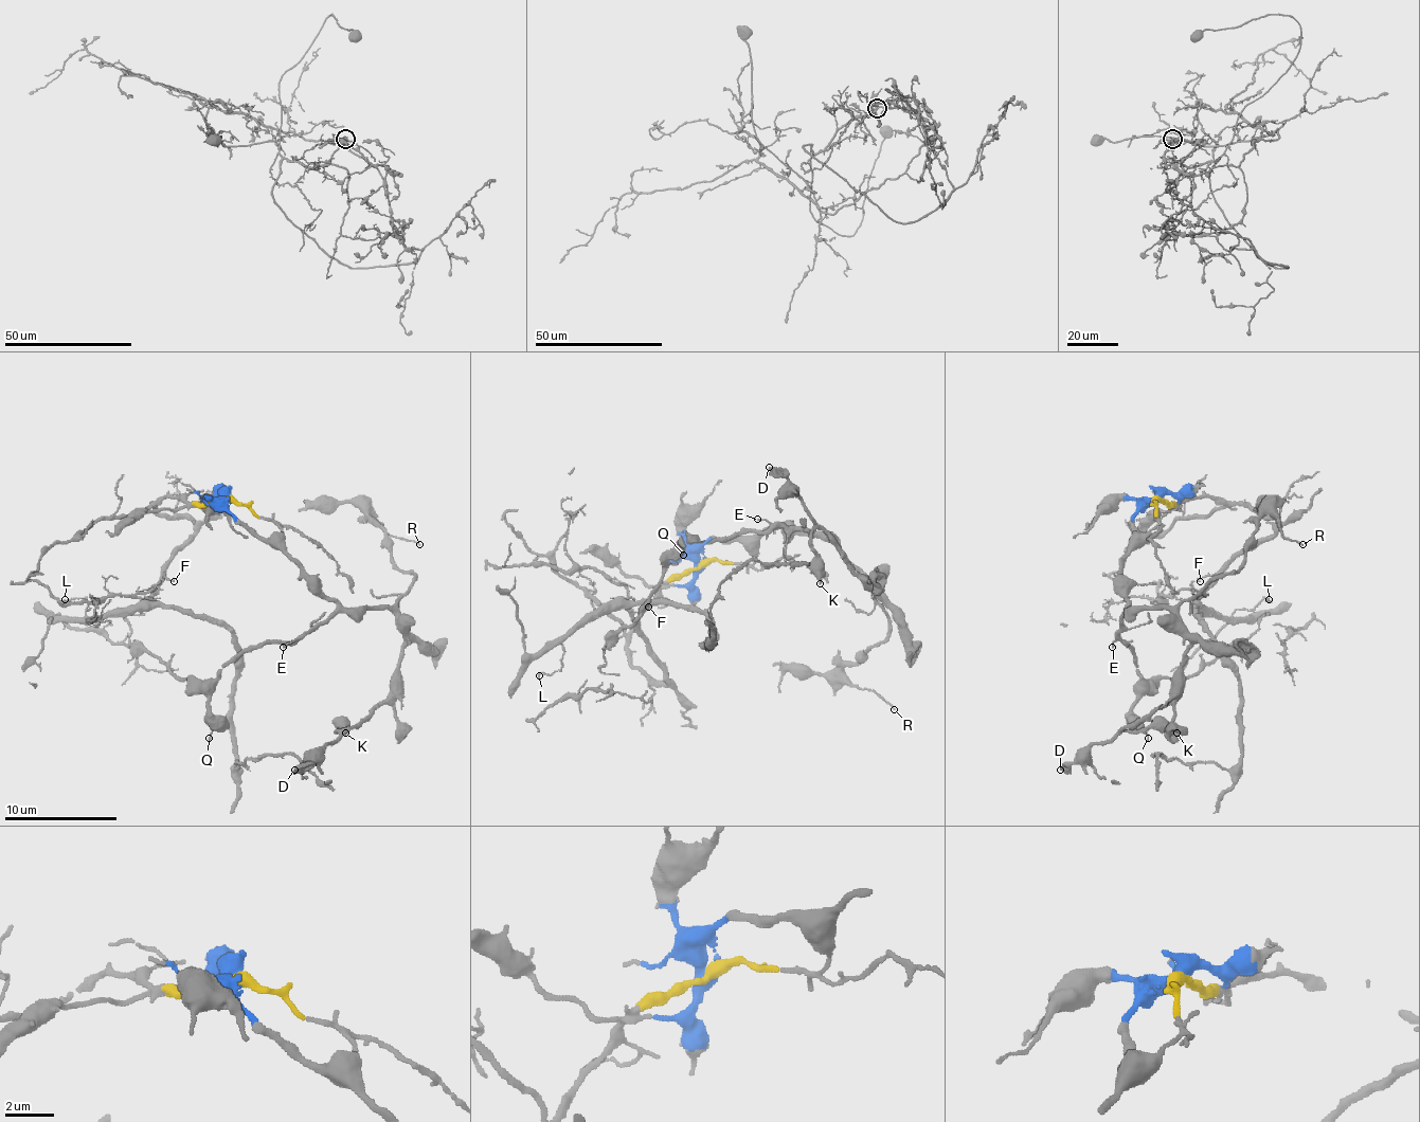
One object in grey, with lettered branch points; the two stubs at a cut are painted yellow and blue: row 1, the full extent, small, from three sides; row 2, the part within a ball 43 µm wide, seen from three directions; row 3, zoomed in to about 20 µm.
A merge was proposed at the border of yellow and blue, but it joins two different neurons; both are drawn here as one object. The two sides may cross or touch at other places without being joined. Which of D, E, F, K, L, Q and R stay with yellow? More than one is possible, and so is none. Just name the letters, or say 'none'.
F, L

